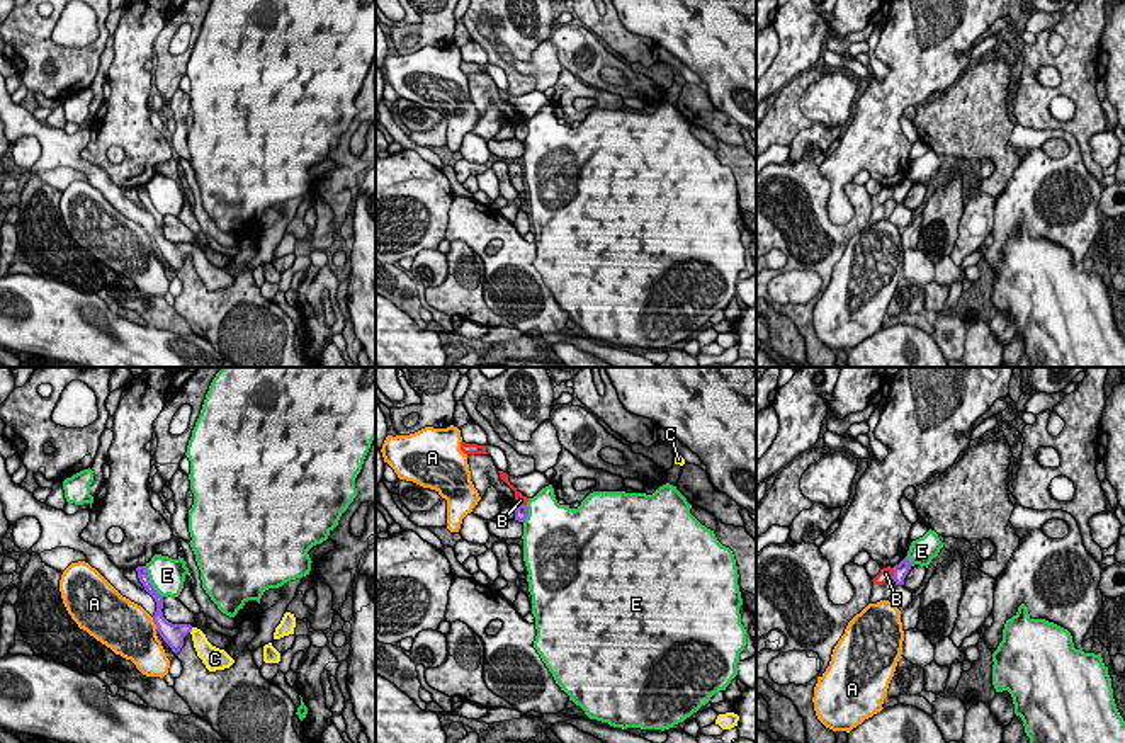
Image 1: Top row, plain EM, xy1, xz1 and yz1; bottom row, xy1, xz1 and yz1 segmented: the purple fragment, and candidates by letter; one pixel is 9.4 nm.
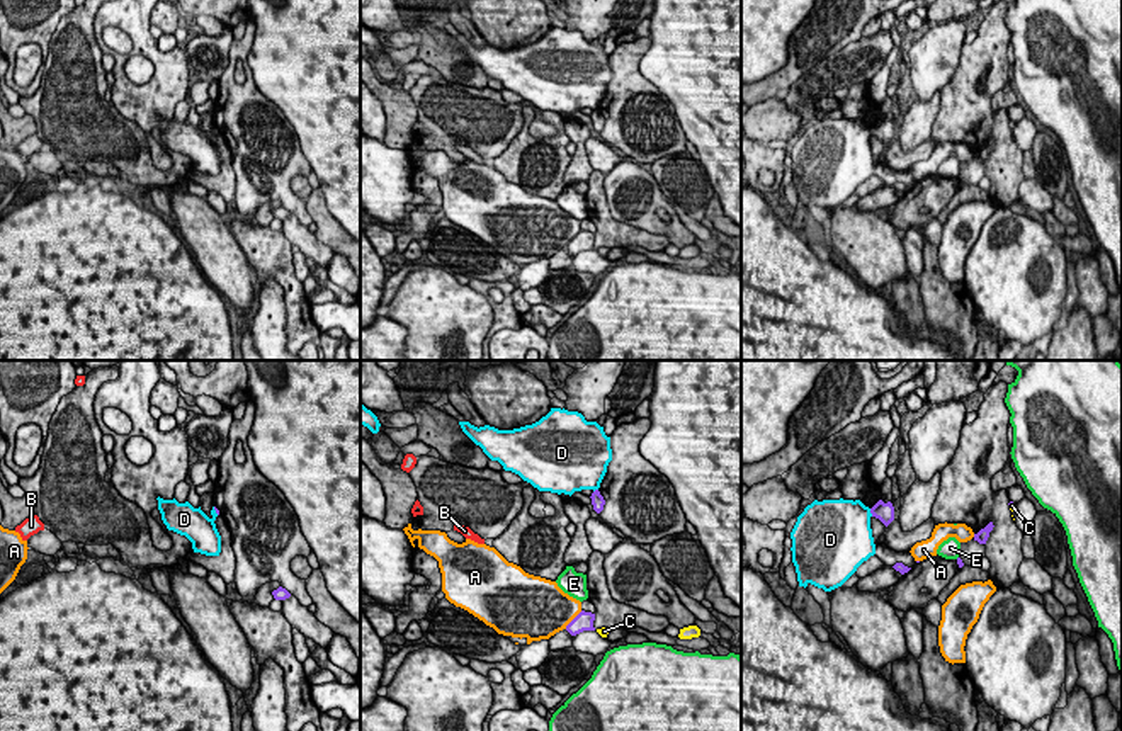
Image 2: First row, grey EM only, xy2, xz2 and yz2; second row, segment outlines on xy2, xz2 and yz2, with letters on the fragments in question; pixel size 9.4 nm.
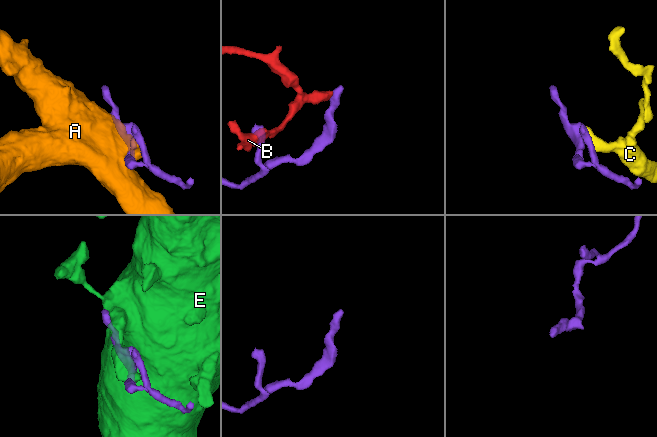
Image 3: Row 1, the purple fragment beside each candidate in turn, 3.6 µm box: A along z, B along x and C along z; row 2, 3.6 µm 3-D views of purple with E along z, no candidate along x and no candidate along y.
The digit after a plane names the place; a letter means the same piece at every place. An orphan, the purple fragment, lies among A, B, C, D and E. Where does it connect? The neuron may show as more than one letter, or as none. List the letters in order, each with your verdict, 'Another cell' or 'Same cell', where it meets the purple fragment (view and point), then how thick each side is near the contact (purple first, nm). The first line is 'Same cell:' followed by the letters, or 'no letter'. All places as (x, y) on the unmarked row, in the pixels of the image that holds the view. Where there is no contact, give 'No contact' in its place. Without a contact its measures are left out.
Same cell: C
A: Another cell. Touches purple at xz2 (573, 238). Thickness 180 nm (purple) against 440 nm
B: Another cell. Touches purple at xz1 (522, 124). Thickness 130 nm (purple) against 100 nm
C: Same cell. Touches purple at xy1 (191, 249). Thickness 200 nm (purple) against 160 nm
D: Another cell. Touches purple at yz2 (871, 131). Thickness 180 nm (purple) against 440 nm
E: Another cell. Touches purple at xy1 (150, 201). Thickness 100 nm (purple) against 340 nm

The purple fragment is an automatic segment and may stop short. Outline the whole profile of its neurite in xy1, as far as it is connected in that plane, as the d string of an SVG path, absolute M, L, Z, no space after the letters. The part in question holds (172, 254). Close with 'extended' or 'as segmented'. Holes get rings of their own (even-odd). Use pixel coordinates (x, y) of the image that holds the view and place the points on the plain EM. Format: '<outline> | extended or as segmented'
M138 185L136 190L138 190L138 197L143 202L144 209L156 221L156 231L153 235L156 250L160 252L163 260L172 267L173 272L180 270L180 267L184 265L184 257L190 252L197 275L202 279L202 282L206 284L209 291L224 289L235 282L235 279L224 269L212 265L201 248L192 247L190 243L168 241L161 231L163 216L151 204L146 185Z | extended

